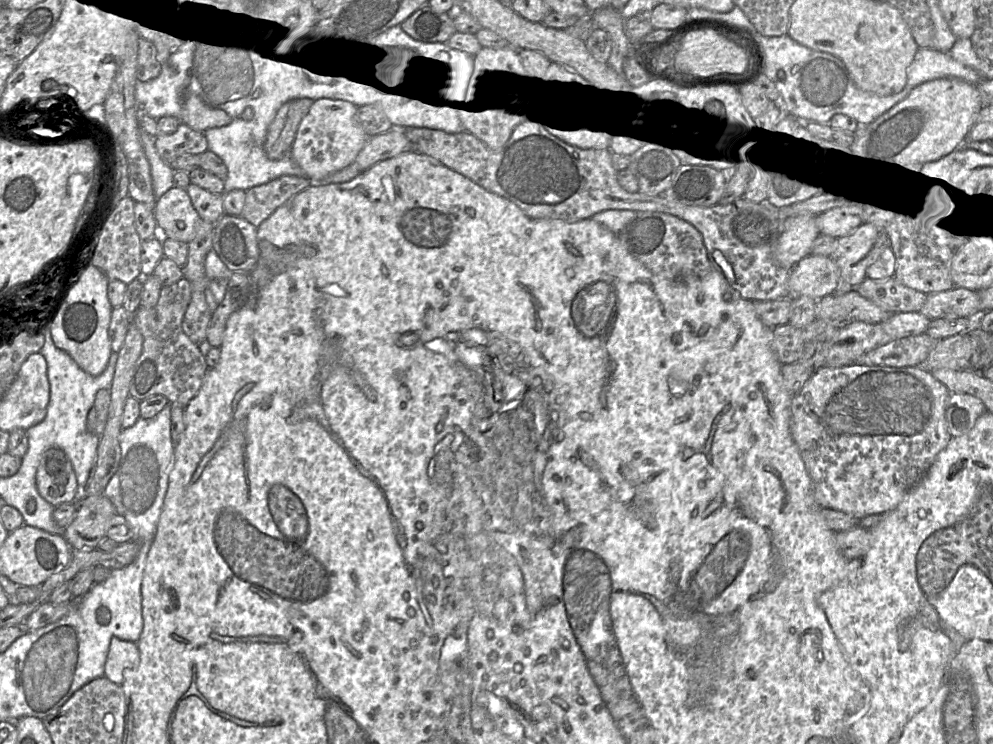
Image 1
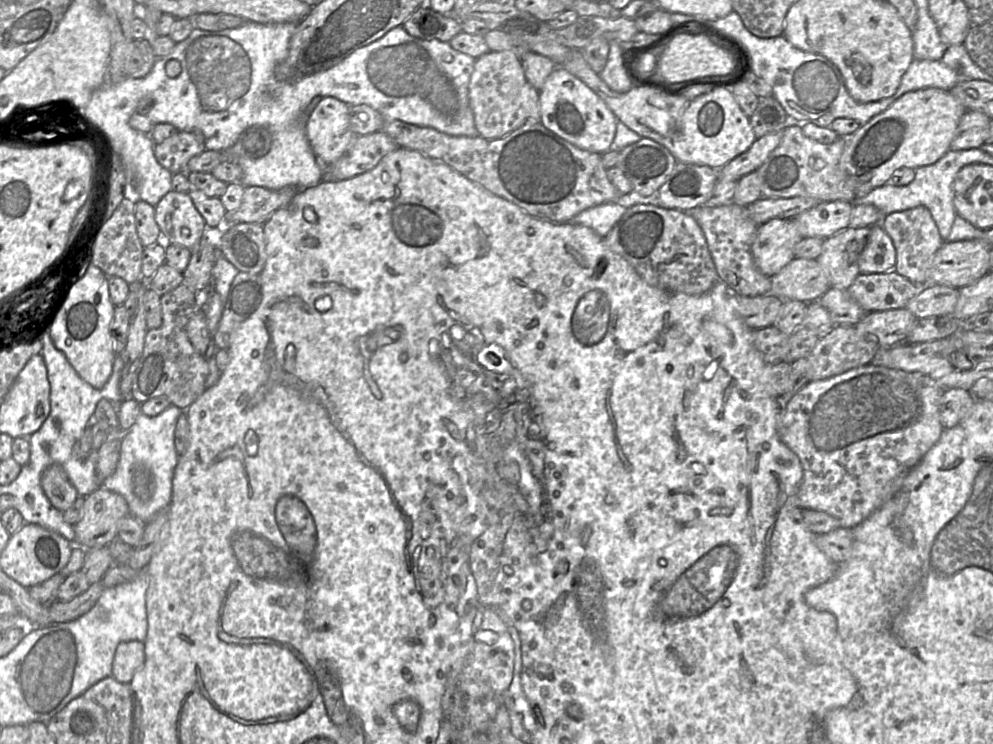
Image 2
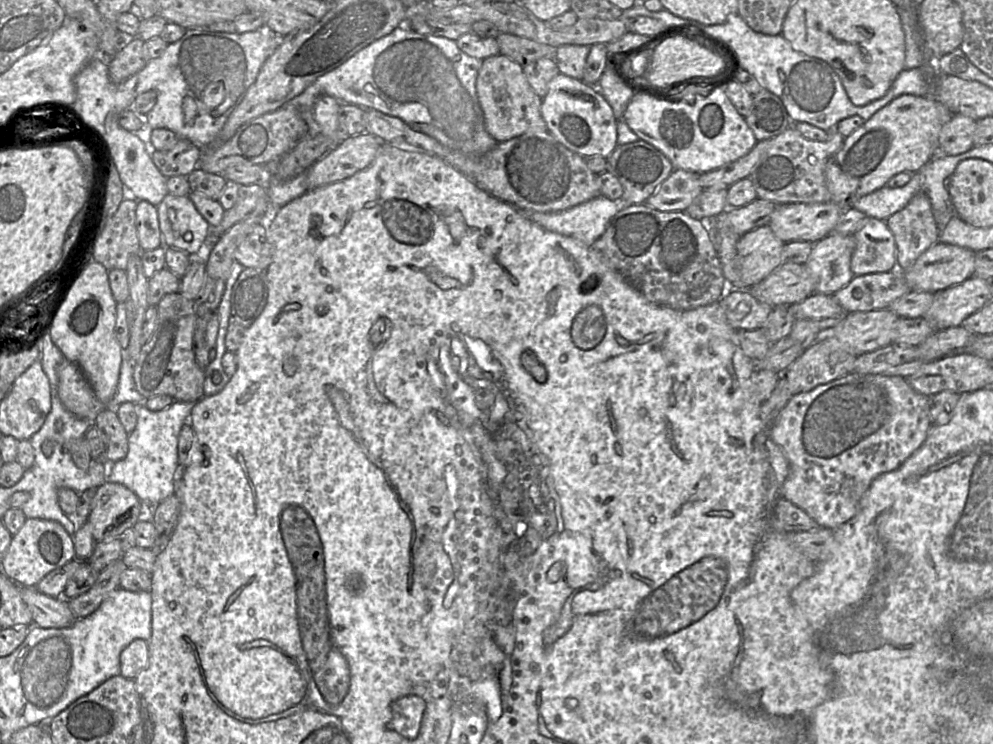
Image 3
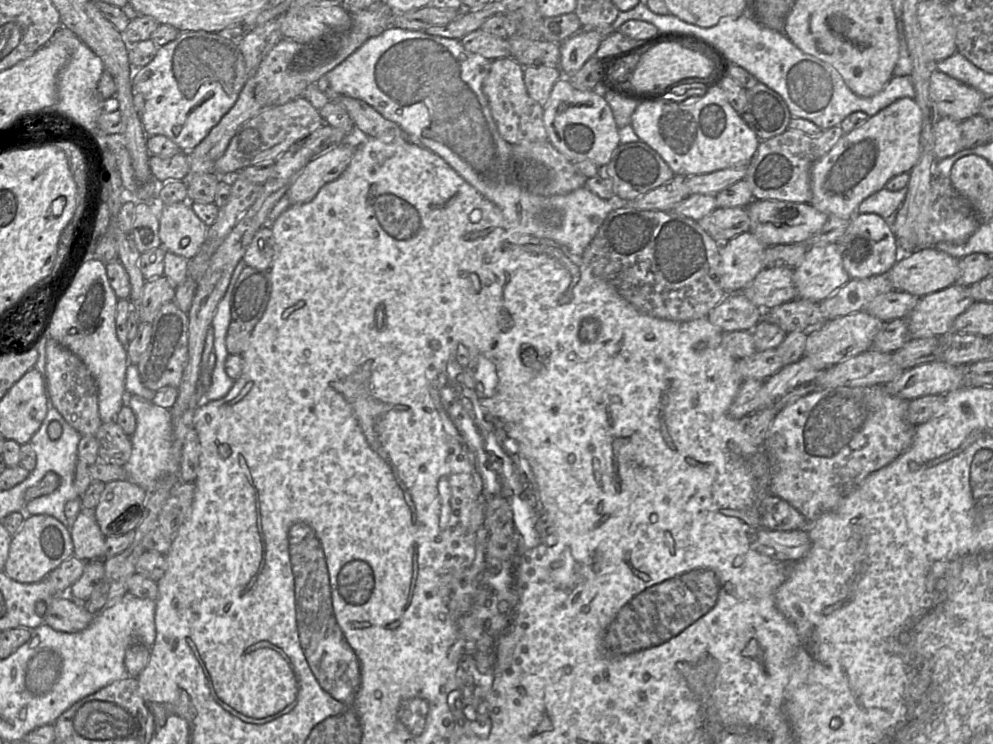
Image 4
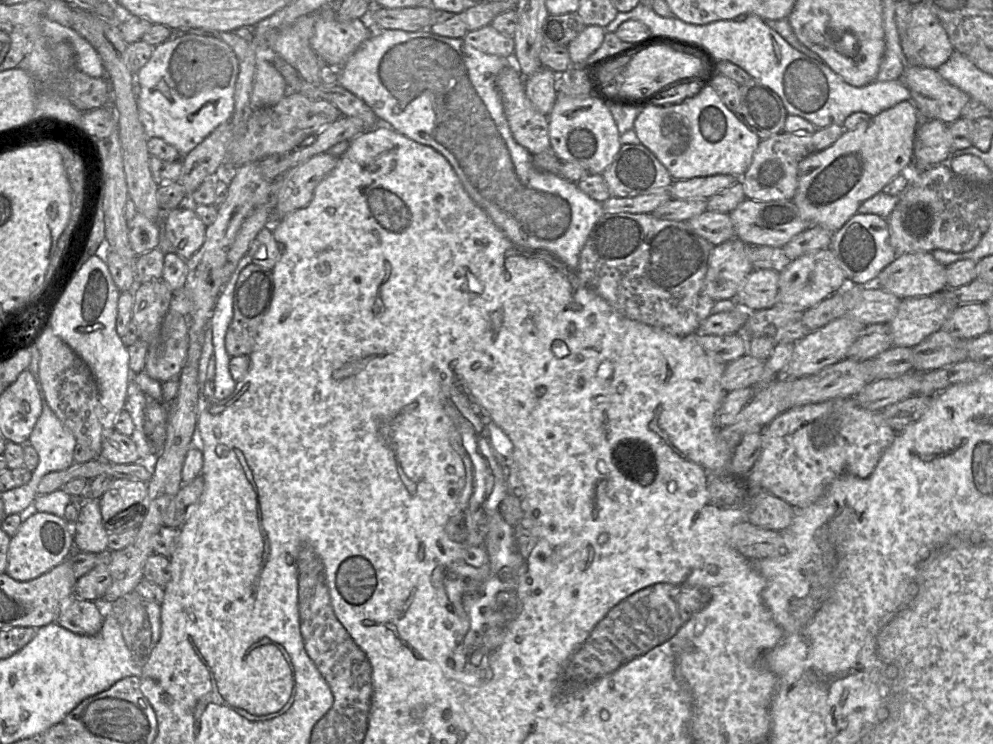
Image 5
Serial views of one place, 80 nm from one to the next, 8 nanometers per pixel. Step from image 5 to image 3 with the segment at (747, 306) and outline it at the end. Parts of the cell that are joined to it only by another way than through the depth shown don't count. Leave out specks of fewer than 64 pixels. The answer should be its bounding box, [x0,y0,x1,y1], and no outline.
[746,263,815,308]

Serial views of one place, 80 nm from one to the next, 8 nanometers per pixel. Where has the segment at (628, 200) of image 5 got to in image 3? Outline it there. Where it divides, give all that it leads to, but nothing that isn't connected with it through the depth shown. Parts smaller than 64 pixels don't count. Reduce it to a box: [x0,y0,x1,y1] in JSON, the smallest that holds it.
[644,169,704,212]

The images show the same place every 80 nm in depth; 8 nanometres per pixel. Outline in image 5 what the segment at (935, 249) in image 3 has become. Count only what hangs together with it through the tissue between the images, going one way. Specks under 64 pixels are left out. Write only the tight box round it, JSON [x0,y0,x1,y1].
[871,252,947,299]

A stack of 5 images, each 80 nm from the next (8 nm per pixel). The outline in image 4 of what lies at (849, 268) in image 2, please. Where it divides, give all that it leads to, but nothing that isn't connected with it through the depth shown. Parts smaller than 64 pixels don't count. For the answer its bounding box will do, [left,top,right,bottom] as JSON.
[793,243,851,303]

